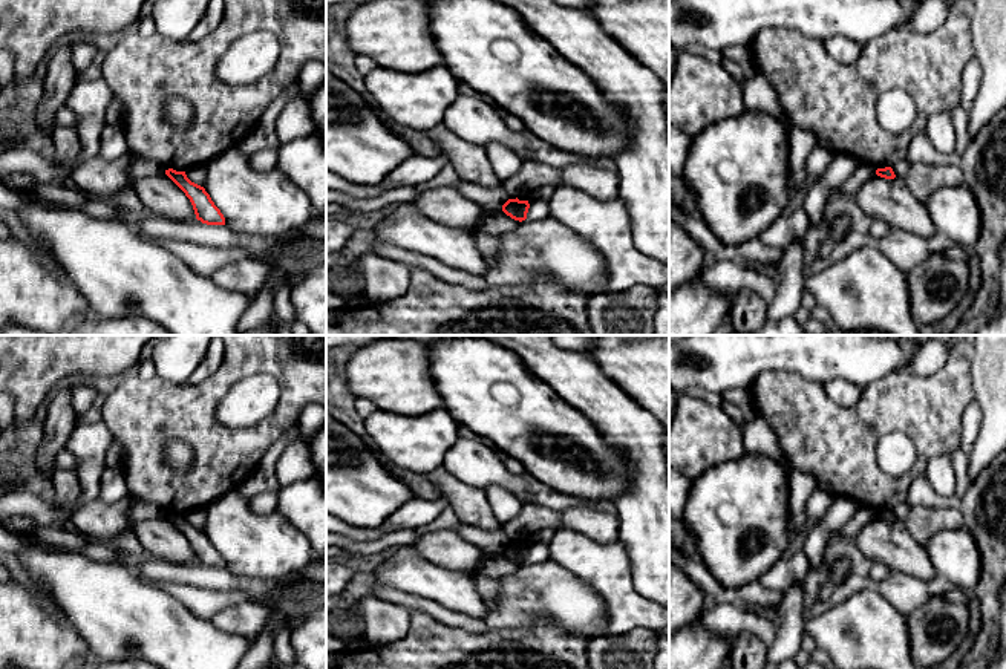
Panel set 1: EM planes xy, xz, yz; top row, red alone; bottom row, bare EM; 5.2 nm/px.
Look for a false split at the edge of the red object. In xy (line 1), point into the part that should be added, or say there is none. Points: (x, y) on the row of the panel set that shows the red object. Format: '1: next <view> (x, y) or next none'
1: next none

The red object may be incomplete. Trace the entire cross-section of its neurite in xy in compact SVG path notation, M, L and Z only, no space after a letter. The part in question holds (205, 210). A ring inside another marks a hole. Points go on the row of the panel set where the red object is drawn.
M173 168L165 170L165 175L185 193L190 199L196 219L207 225L225 225L225 217L214 205L204 187L191 182L185 171Z

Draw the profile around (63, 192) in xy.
M61 181L61 182L38 182L34 187L26 187L37 196L47 199L51 202L58 202L64 205L84 205L90 201L83 191L75 188L72 184Z

